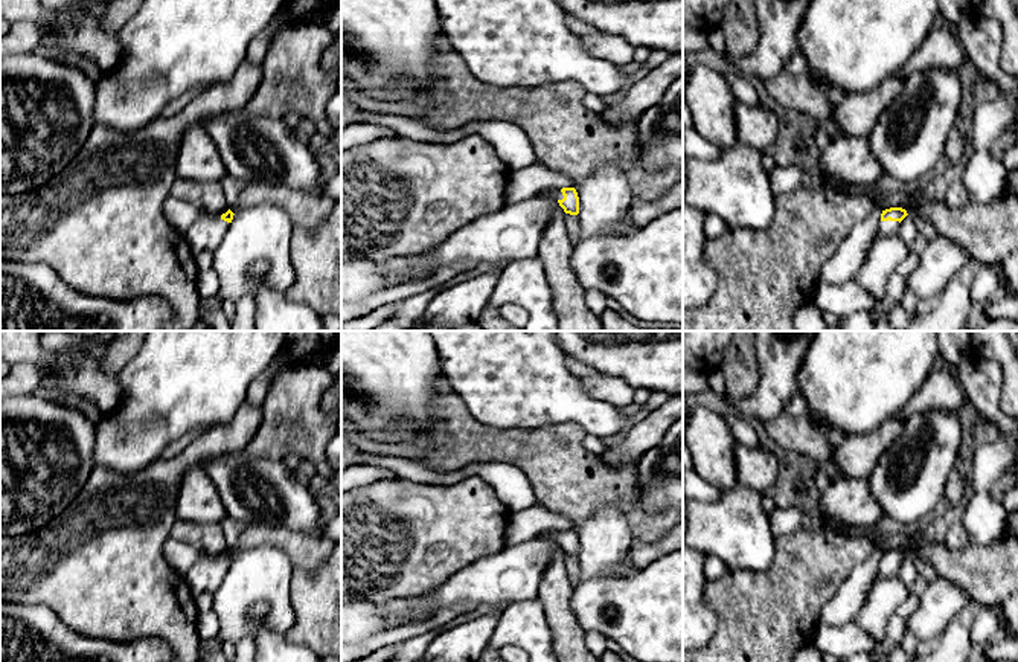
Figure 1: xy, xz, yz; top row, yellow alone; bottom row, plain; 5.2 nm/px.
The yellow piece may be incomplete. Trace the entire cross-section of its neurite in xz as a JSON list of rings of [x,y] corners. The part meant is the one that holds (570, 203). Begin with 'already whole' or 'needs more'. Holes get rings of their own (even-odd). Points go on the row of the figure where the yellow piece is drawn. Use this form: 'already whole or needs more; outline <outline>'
needs more; outline [[[575,188],[547,189],[541,195],[555,197],[565,214],[579,214],[579,197]]]

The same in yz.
needs more; outline [[[890,207],[882,210],[881,220],[878,224],[879,235],[892,235],[898,230],[901,221],[907,217],[907,210],[902,207]]]

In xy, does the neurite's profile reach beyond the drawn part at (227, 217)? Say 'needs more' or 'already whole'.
needs more

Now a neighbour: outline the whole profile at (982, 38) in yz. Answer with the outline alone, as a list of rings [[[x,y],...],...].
[[[972,17],[959,24],[957,32],[968,59],[980,73],[989,76],[1001,90],[1018,87],[1018,75],[1010,76],[1000,67],[1003,31],[997,20]]]

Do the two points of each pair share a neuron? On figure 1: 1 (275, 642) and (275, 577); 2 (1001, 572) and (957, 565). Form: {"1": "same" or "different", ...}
{"1": "different", "2": "same"}

